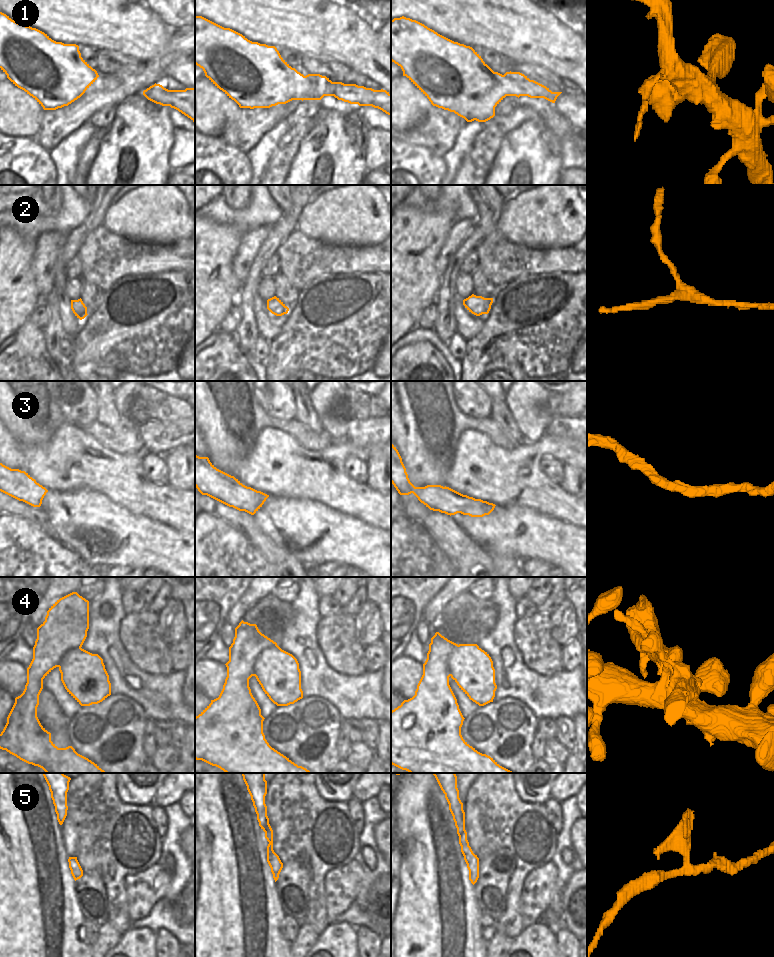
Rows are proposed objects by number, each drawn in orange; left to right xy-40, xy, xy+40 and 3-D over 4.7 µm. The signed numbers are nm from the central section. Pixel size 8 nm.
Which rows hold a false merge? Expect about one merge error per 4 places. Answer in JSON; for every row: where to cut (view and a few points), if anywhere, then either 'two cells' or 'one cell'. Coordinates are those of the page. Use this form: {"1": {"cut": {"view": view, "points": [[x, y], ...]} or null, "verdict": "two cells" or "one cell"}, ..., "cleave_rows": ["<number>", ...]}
{"1": {"cut": null, "verdict": "one cell"}, "2": {"cut": null, "verdict": "one cell"}, "3": {"cut": null, "verdict": "one cell"}, "4": {"cut": {"view": "xy", "points": [[277, 645], [267, 647], [259, 655], [255, 663], [254, 675]]}, "verdict": "two cells"}, "5": {"cut": {"view": "xy+40", "points": [[472, 851], [469, 855], [464, 856]]}, "verdict": "two cells"}, "cleave_rows": ["4", "5"]}

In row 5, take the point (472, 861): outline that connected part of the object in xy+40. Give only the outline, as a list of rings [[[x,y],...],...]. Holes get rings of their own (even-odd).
[[[472,851],[470,856],[464,856],[464,860],[469,870],[469,880],[474,885],[479,878],[479,858]]]

